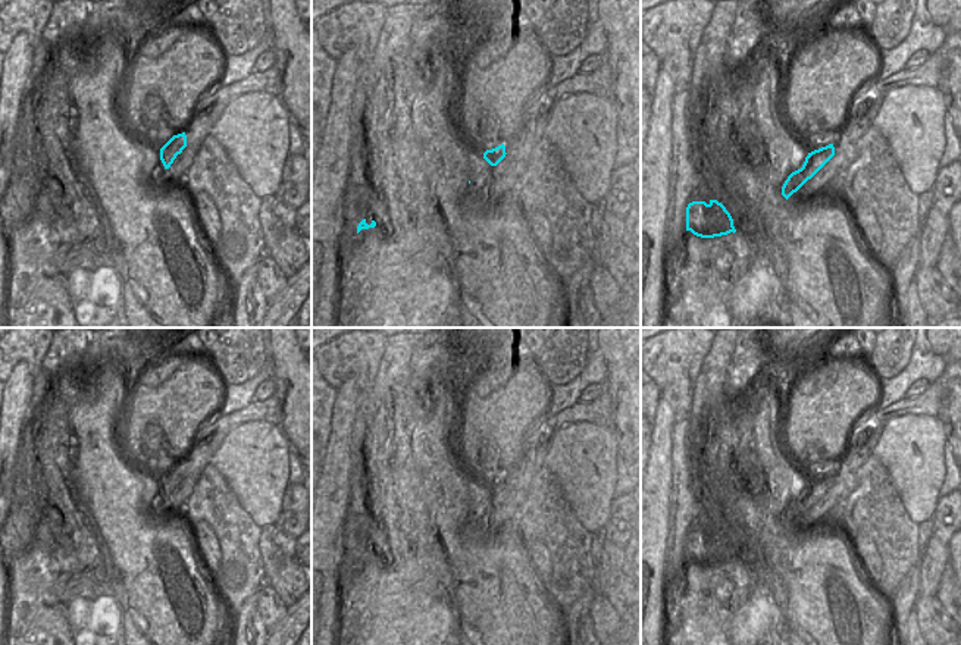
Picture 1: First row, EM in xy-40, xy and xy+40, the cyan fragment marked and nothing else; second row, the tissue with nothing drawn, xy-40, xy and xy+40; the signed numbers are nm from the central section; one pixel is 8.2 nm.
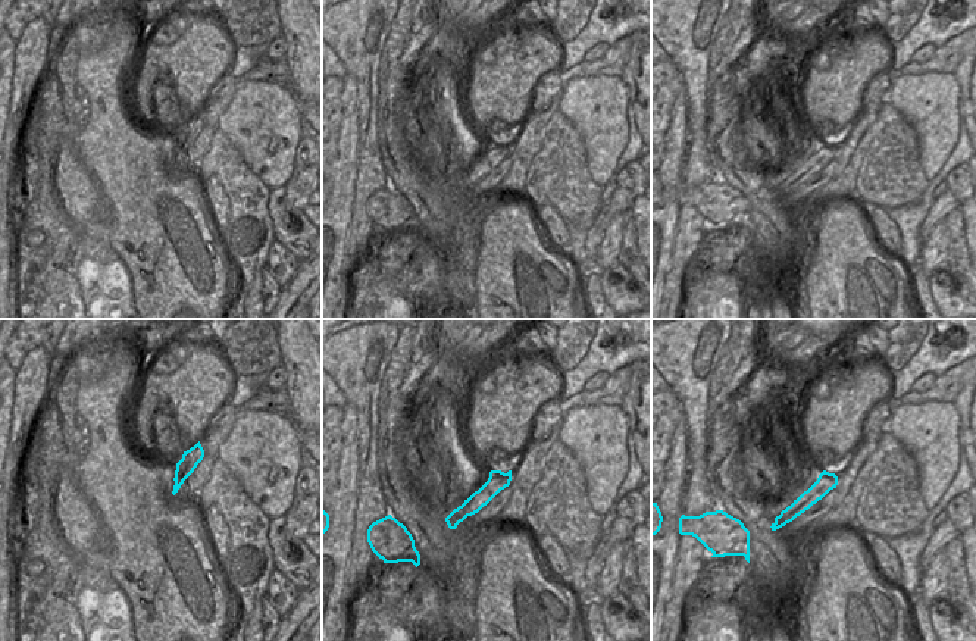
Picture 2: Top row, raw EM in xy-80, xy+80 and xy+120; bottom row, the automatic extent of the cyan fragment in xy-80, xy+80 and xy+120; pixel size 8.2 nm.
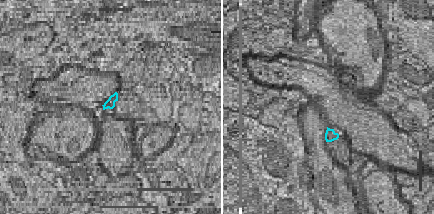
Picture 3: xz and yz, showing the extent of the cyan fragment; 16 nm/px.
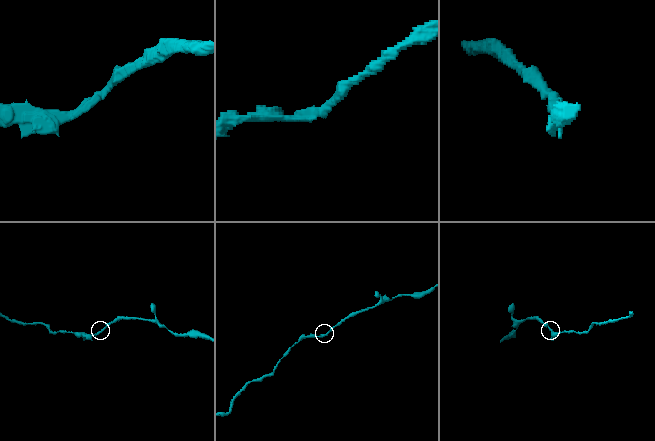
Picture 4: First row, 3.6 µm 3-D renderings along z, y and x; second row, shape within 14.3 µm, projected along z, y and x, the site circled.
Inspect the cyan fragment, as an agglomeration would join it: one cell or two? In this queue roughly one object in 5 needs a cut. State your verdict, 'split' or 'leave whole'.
leave whole

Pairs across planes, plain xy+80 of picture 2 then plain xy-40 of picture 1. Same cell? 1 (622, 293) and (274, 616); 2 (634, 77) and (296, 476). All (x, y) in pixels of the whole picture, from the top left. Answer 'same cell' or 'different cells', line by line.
1: same cell
2: different cells

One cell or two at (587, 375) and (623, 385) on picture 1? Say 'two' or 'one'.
two

